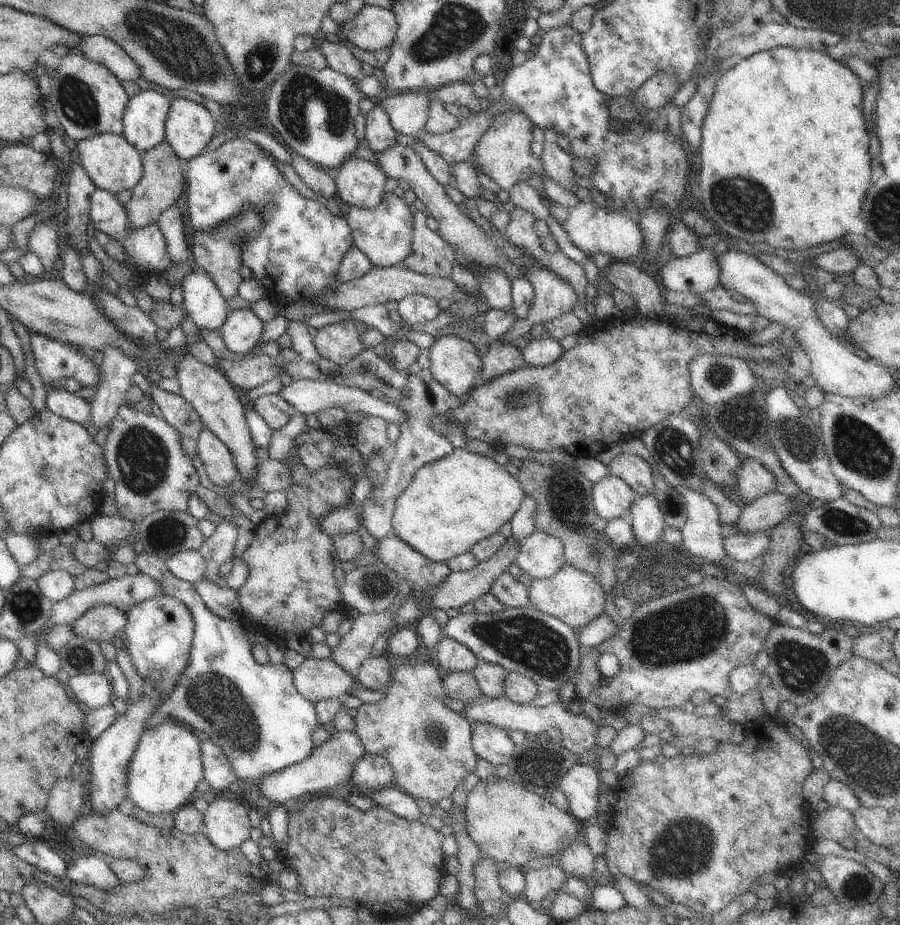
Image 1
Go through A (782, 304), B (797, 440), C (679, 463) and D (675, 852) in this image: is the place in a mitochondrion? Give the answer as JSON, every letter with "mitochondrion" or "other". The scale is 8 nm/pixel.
{"A":"other","B":"mitochondrion","C":"mitochondrion","D":"mitochondrion"}

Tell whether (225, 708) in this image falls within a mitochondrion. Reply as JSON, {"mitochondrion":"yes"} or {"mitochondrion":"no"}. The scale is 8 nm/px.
{"mitochondrion":"yes"}

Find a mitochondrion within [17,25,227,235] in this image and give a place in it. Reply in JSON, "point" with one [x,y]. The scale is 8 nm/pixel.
{"point":[76,101]}

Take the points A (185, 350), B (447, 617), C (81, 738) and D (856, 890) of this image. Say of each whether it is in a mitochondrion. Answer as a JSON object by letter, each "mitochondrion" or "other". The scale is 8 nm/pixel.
{"A":"other","B":"other","C":"other","D":"mitochondrion"}

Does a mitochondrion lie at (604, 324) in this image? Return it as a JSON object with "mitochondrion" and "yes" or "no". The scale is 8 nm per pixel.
{"mitochondrion":"no"}

